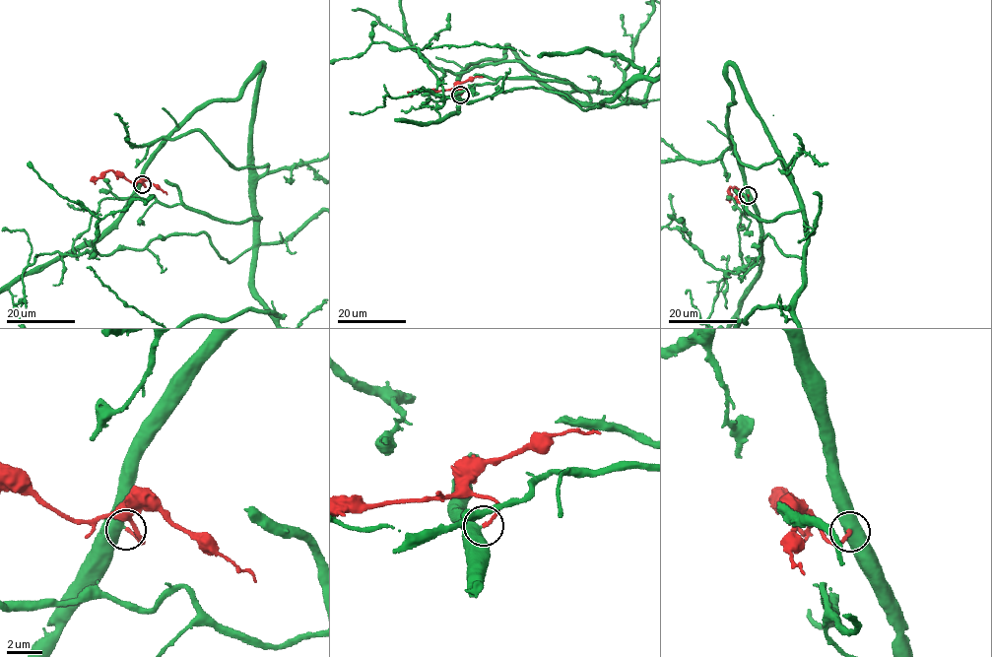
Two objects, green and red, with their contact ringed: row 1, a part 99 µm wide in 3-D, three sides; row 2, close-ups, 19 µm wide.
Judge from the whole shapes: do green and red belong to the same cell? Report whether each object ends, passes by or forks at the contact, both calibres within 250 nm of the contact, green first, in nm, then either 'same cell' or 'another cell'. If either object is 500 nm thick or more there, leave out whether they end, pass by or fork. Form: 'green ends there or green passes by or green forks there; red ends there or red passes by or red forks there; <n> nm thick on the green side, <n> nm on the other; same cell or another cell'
650 nm thick on the green side, 180 nm on the other; same cell

